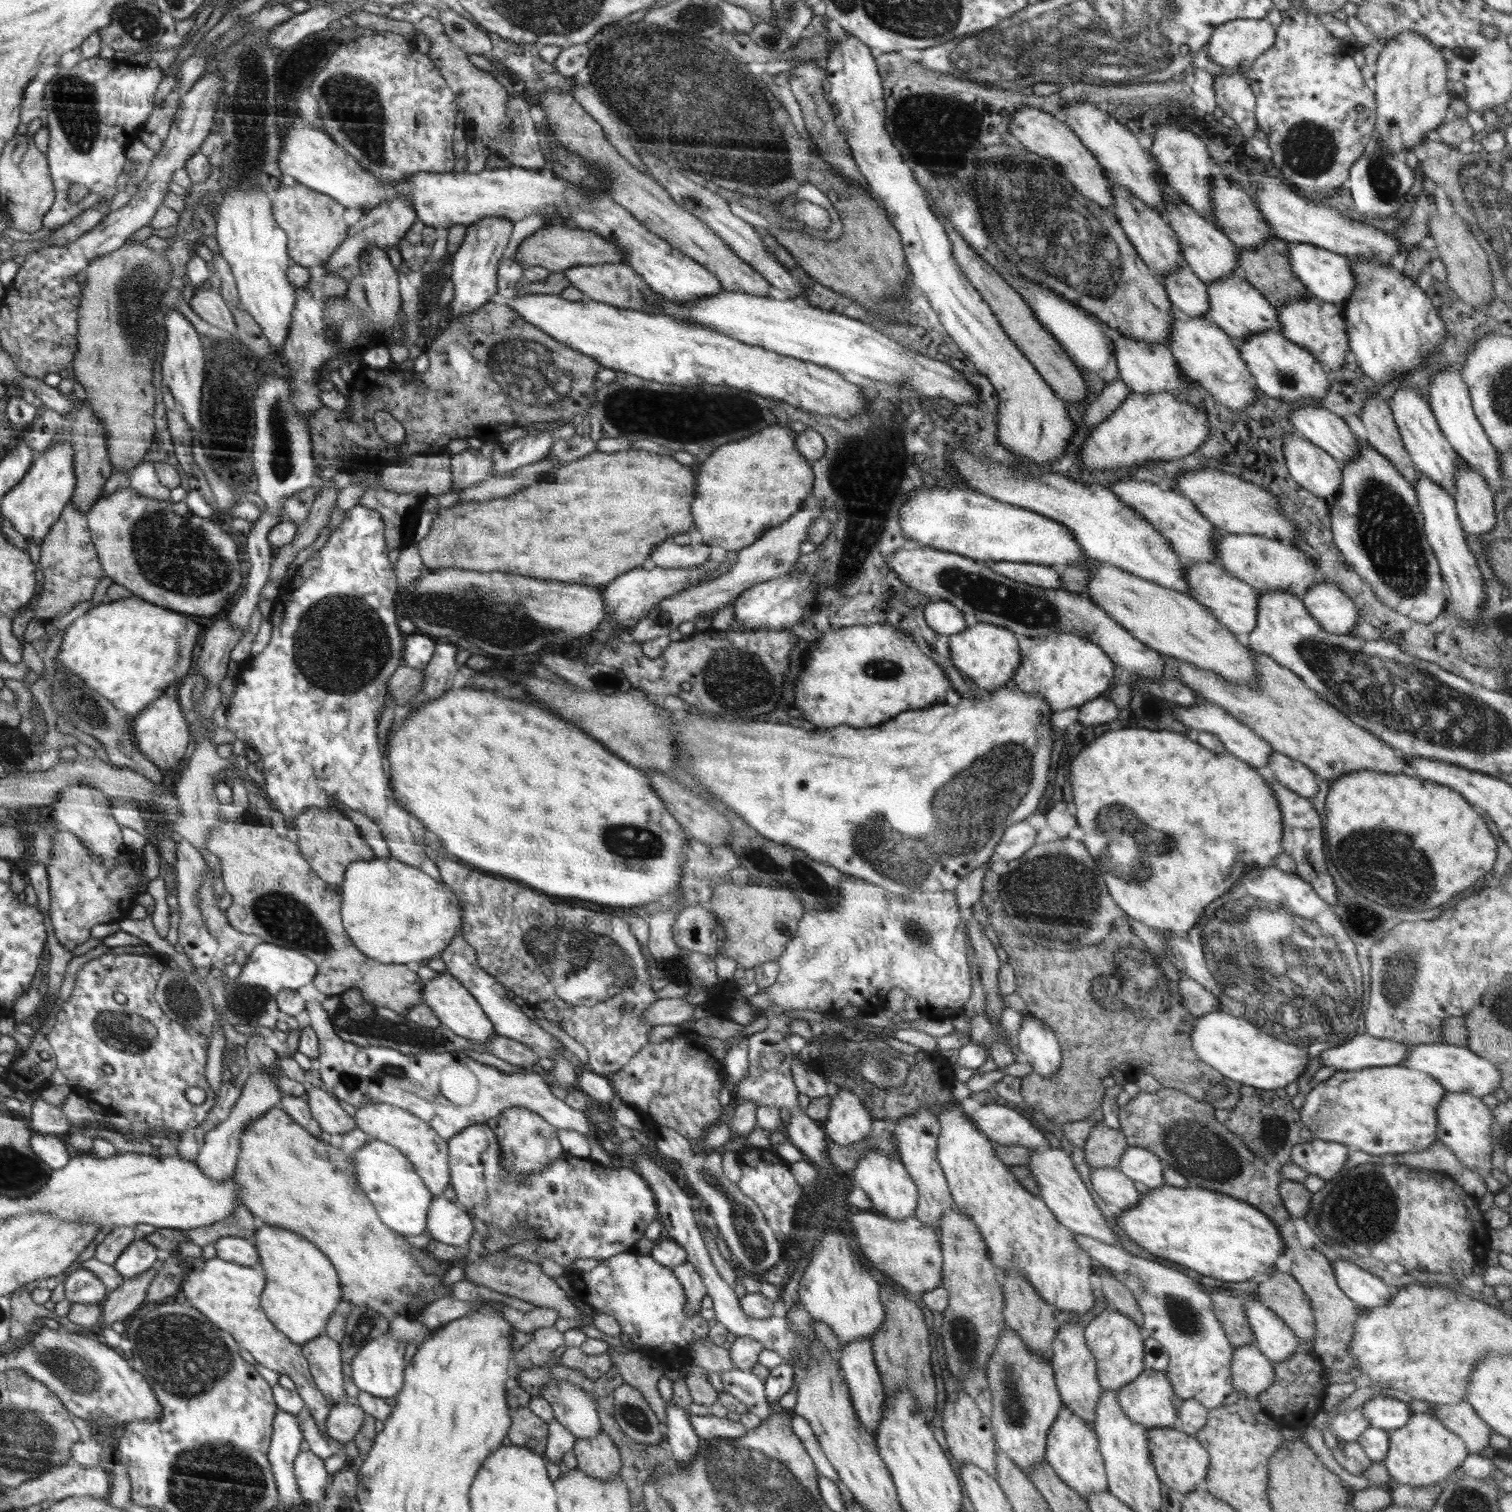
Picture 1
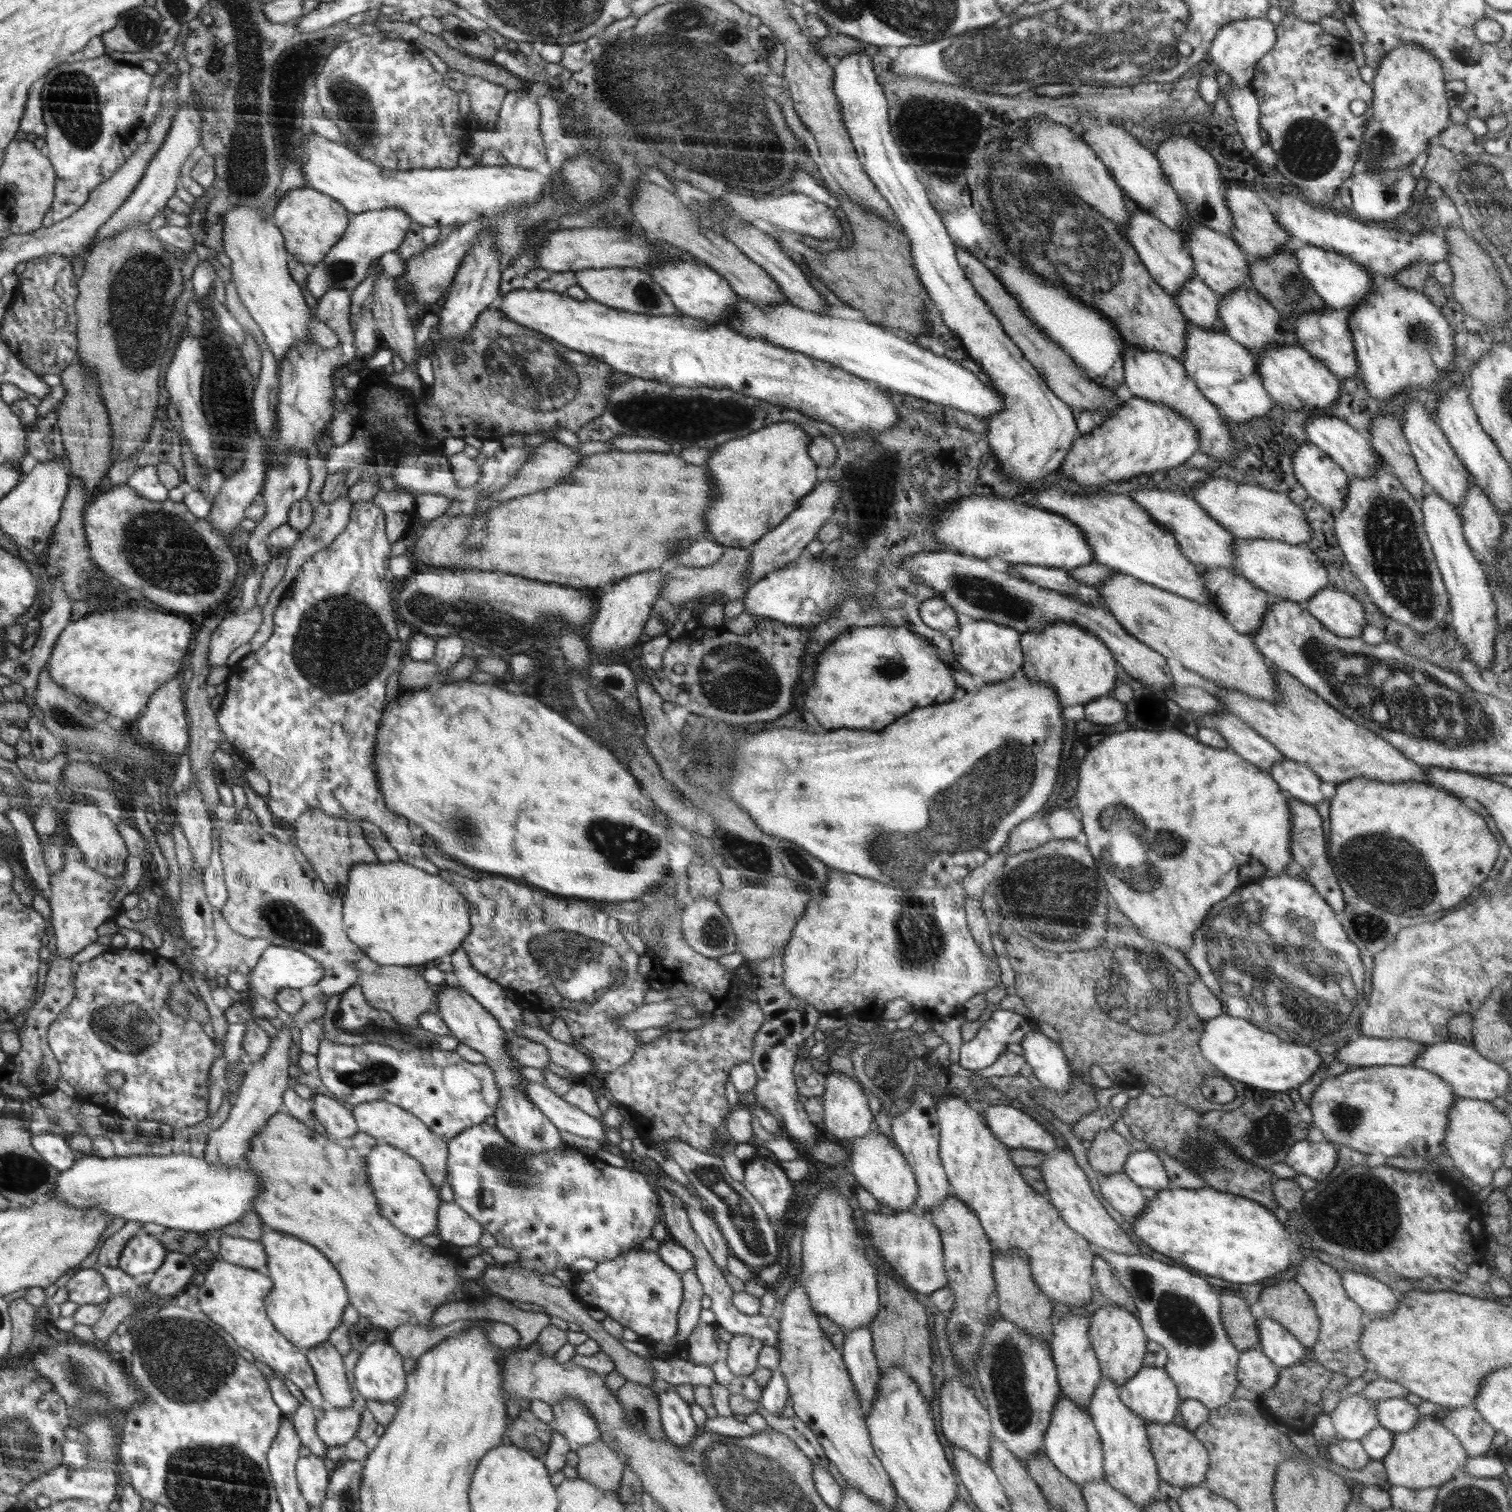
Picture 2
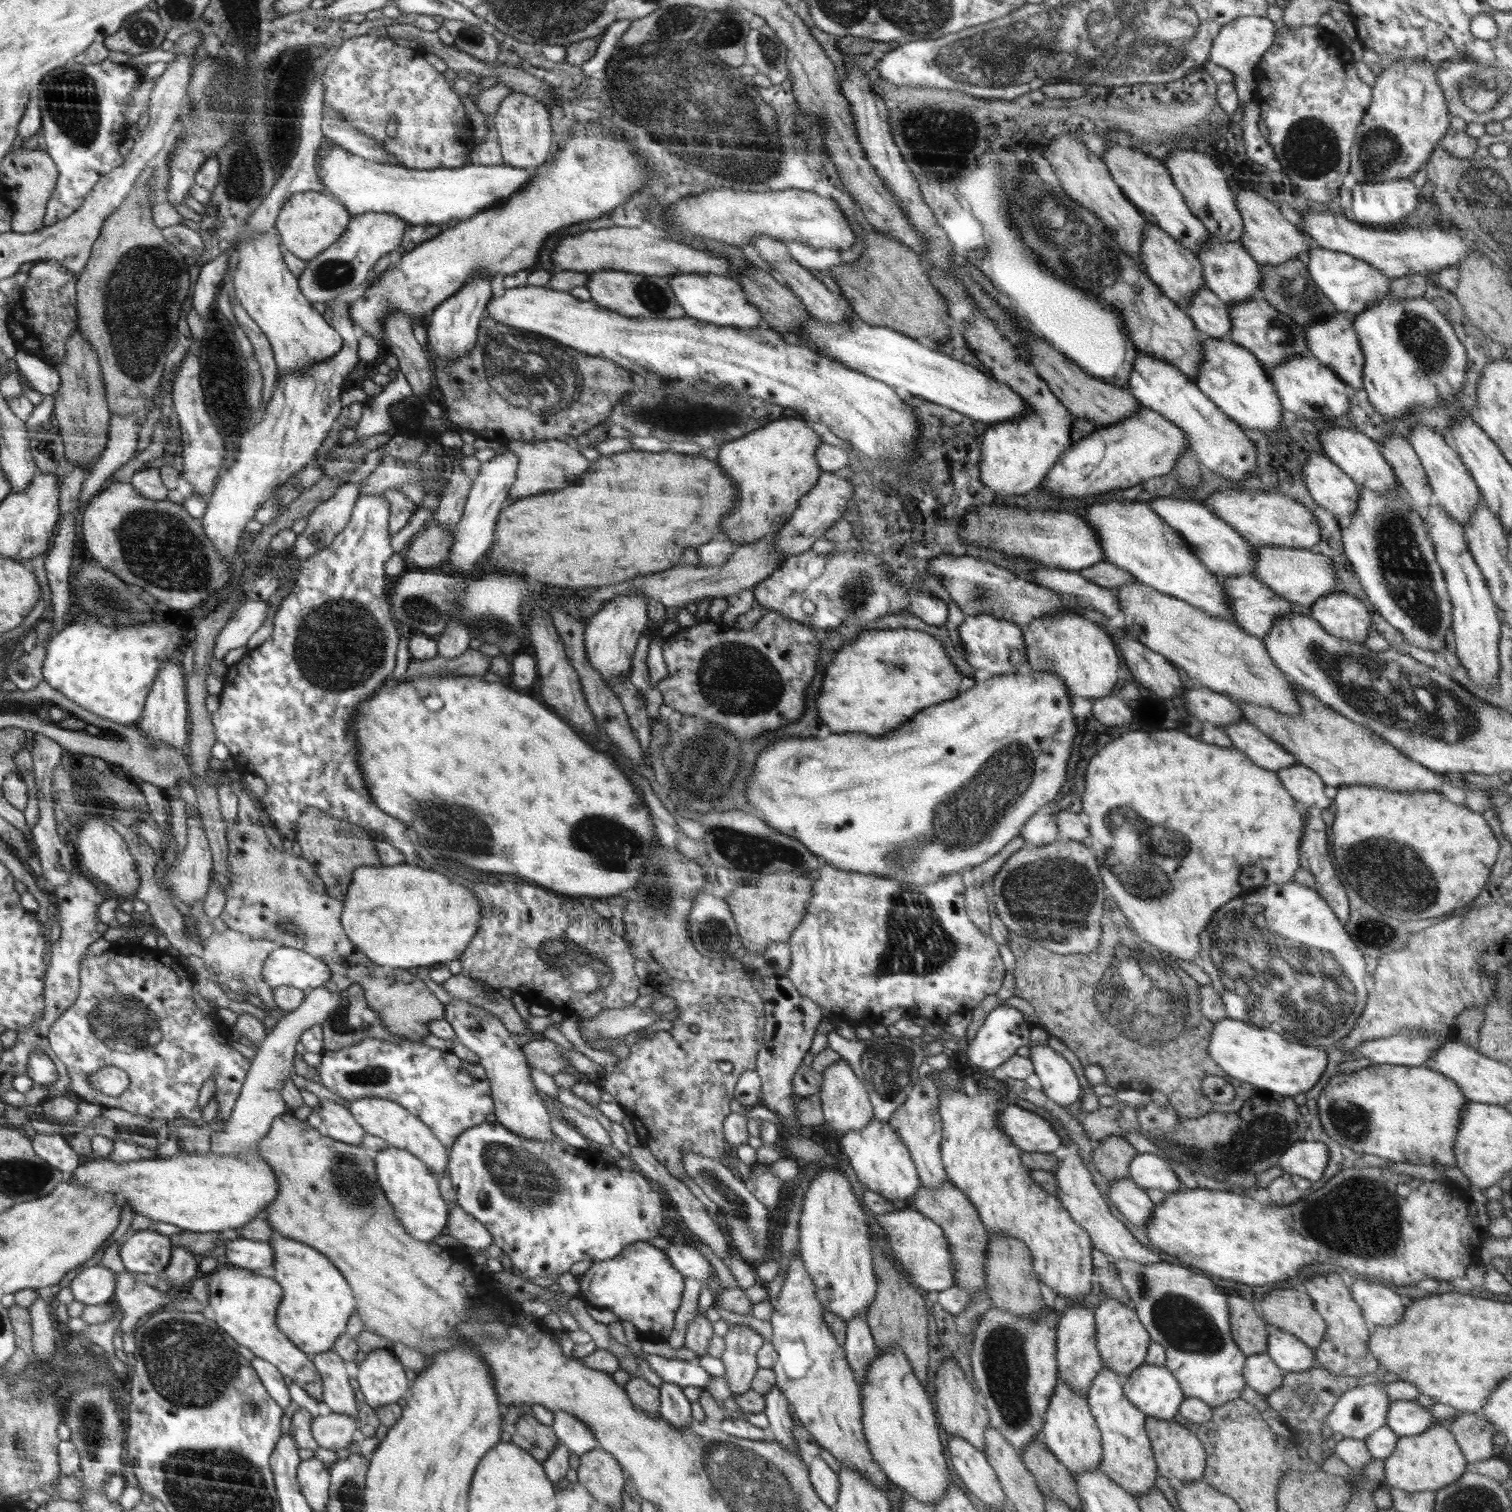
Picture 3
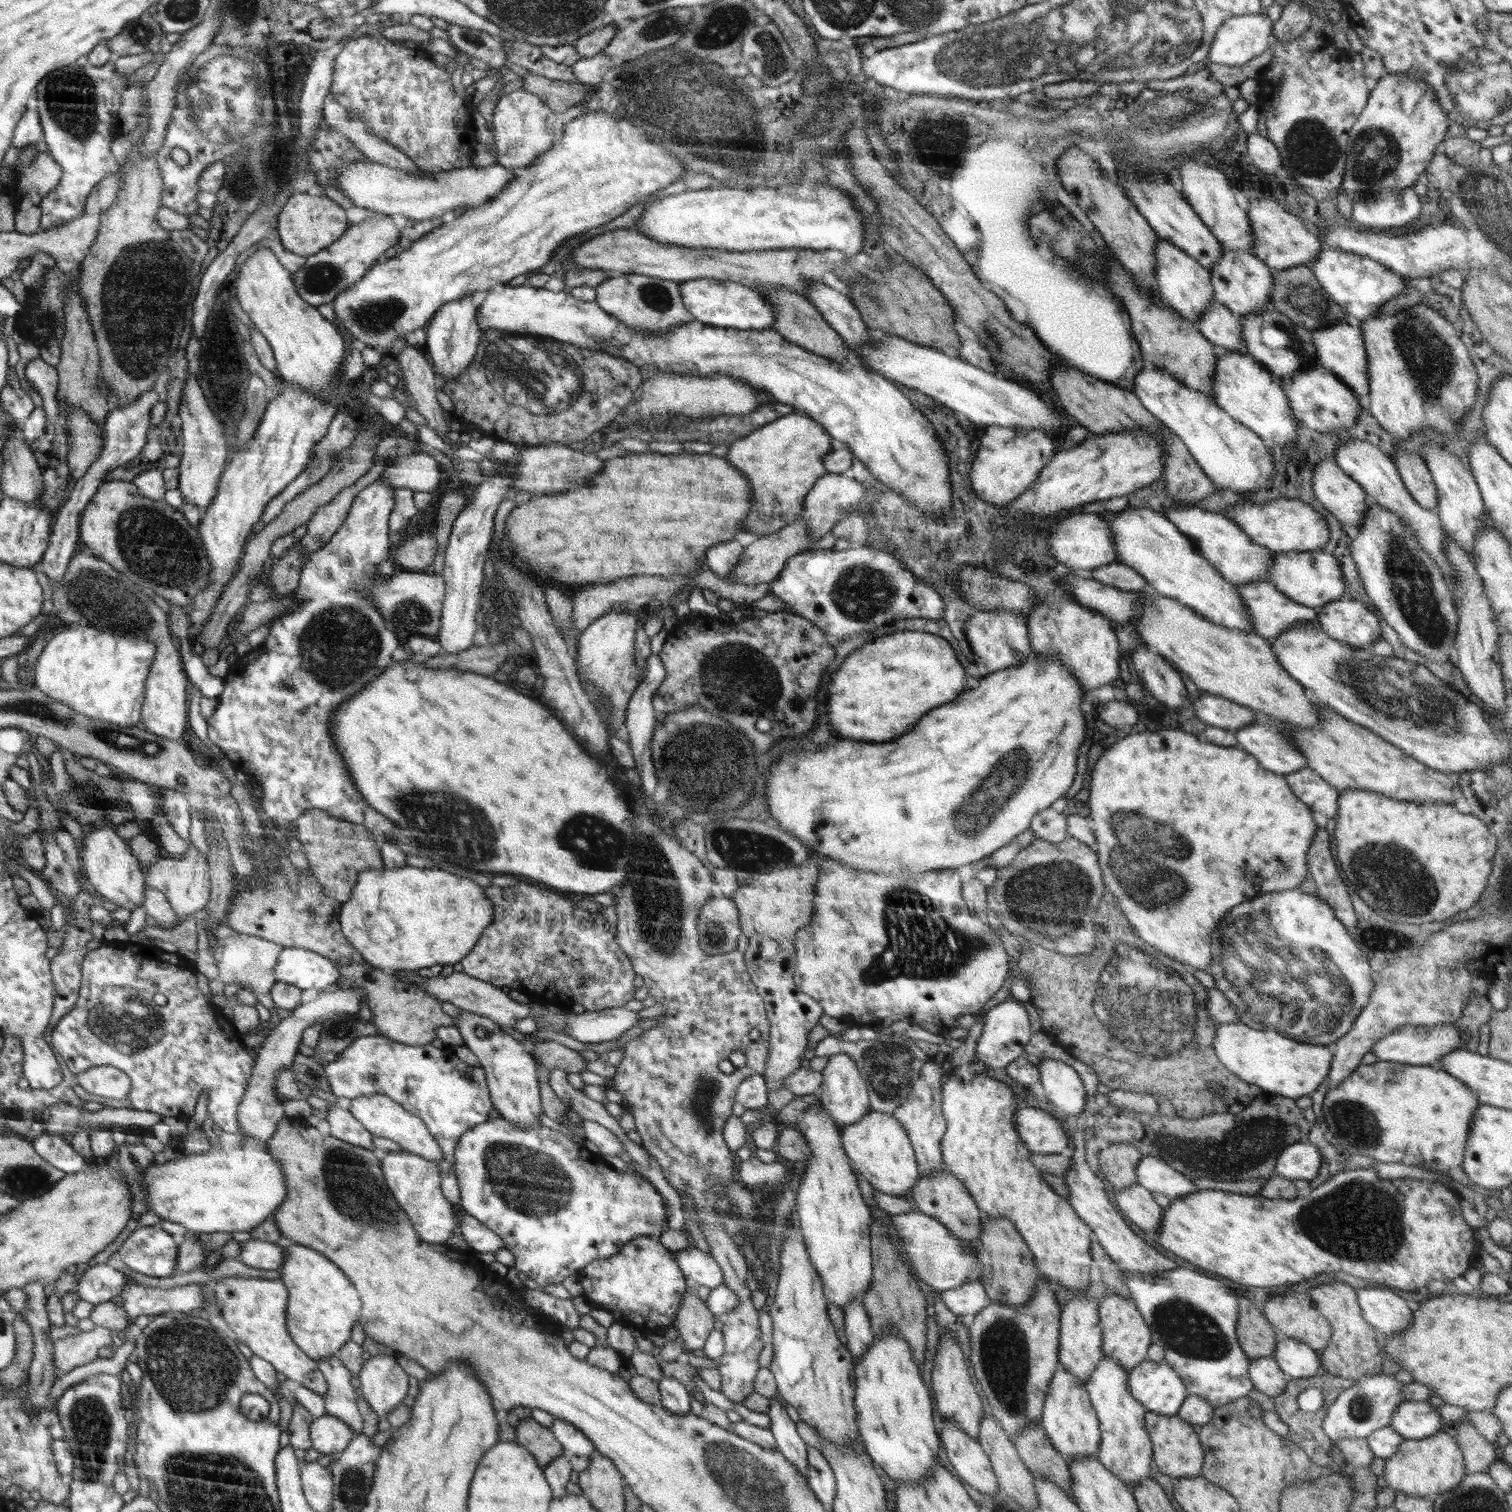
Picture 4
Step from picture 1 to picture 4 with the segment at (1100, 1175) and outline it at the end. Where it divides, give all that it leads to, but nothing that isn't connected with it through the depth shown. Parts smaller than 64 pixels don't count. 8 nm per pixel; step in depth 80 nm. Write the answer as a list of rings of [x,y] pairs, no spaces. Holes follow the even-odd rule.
[[[1138,1183],[1116,1193],[1116,1208],[1146,1232],[1158,1232],[1163,1212],[1152,1194]]]

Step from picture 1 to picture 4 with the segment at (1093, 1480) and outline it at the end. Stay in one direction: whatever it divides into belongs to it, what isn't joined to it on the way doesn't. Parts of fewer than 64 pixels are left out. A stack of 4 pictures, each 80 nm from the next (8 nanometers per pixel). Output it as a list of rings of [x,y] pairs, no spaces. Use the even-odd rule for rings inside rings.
[[[1057,1367],[1057,1371],[1050,1381],[1042,1412],[1039,1425],[1048,1435],[1052,1446],[1065,1460],[1070,1462],[1075,1458],[1096,1456],[1101,1444],[1102,1431],[1084,1382],[1078,1380],[1065,1368]]]

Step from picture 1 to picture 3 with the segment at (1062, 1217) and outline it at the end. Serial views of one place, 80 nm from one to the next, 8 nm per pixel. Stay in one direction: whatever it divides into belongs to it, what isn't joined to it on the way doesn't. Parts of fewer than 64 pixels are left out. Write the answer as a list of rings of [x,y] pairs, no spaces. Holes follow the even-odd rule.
[[[1072,1148],[1072,1154],[1058,1162],[1058,1166],[1053,1170],[1056,1184],[1058,1184],[1056,1186],[1058,1192],[1054,1196],[1058,1198],[1058,1201],[1062,1201],[1062,1207],[1069,1212],[1072,1220],[1088,1233],[1095,1248],[1112,1256],[1115,1260],[1132,1260],[1136,1264],[1146,1266],[1164,1262],[1160,1255],[1153,1252],[1153,1249],[1138,1242],[1138,1239],[1126,1229],[1123,1222],[1112,1216],[1110,1208],[1104,1202],[1102,1194],[1092,1181],[1091,1173],[1084,1167],[1082,1158],[1075,1149]]]

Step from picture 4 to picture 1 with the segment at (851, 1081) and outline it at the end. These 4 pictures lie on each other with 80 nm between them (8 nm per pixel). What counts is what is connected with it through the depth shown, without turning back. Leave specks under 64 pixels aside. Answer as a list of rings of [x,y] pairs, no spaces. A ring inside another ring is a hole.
[[[831,1085],[831,1107],[824,1126],[827,1140],[848,1147],[867,1138],[874,1127],[869,1110],[849,1088]]]

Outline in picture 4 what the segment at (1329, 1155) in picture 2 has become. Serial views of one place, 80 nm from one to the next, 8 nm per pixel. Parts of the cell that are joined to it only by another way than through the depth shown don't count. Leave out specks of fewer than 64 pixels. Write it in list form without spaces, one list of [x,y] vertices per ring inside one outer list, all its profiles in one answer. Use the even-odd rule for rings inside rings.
[[[1308,1140],[1296,1142],[1285,1148],[1278,1156],[1274,1173],[1287,1179],[1302,1179],[1310,1182],[1318,1176],[1321,1161],[1318,1147]]]

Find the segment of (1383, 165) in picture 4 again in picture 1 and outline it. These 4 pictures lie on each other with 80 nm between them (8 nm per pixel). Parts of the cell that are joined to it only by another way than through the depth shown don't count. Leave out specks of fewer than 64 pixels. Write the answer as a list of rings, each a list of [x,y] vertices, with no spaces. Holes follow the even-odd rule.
[[[1408,31],[1390,39],[1383,46],[1374,65],[1375,75],[1370,84],[1375,91],[1377,119],[1372,139],[1376,139],[1393,153],[1403,154],[1409,148],[1416,148],[1418,144],[1423,144],[1427,140],[1425,136],[1428,130],[1436,130],[1449,119],[1448,110],[1452,95],[1447,90],[1450,82],[1447,77],[1447,62],[1438,48],[1425,36]]]

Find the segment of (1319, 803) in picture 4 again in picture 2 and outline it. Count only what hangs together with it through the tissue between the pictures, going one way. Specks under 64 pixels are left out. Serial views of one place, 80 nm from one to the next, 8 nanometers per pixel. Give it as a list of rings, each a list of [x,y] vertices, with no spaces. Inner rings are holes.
[[[1282,759],[1274,763],[1268,771],[1282,790],[1295,799],[1313,806],[1323,799],[1320,792],[1321,778],[1304,763]]]

